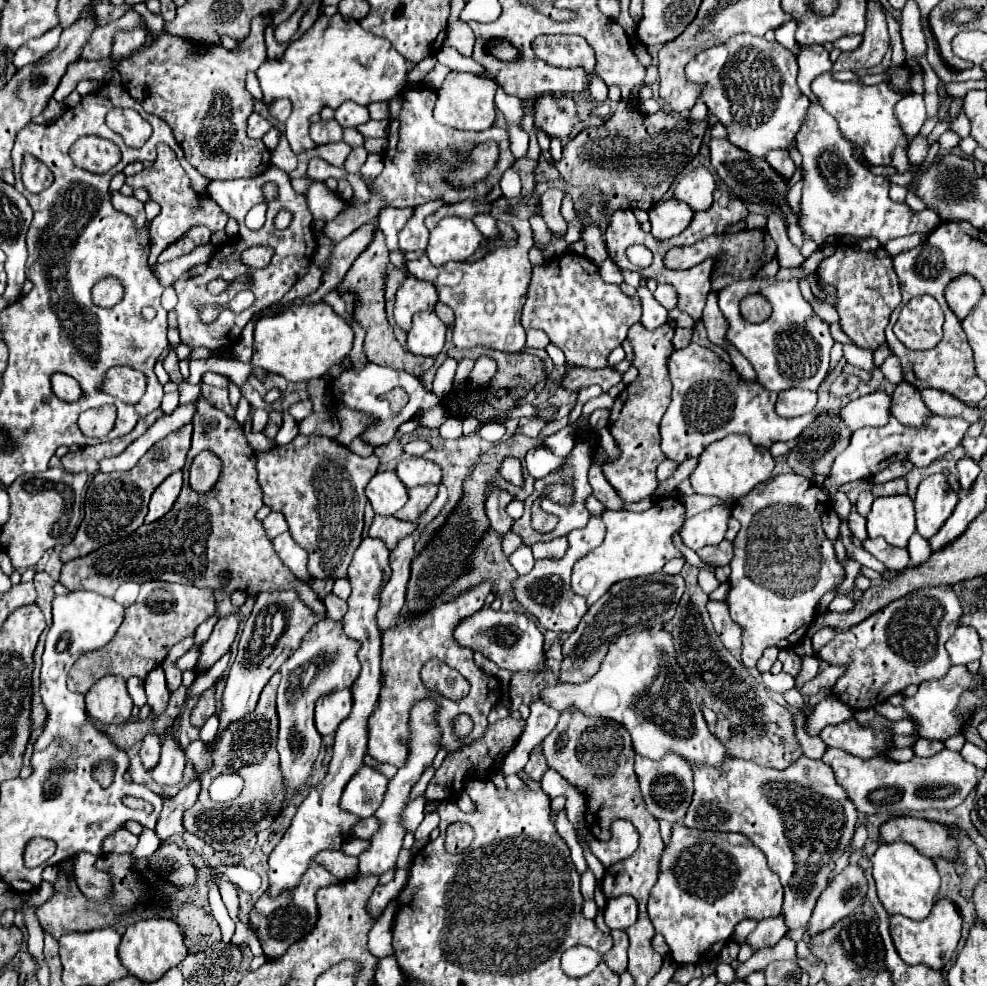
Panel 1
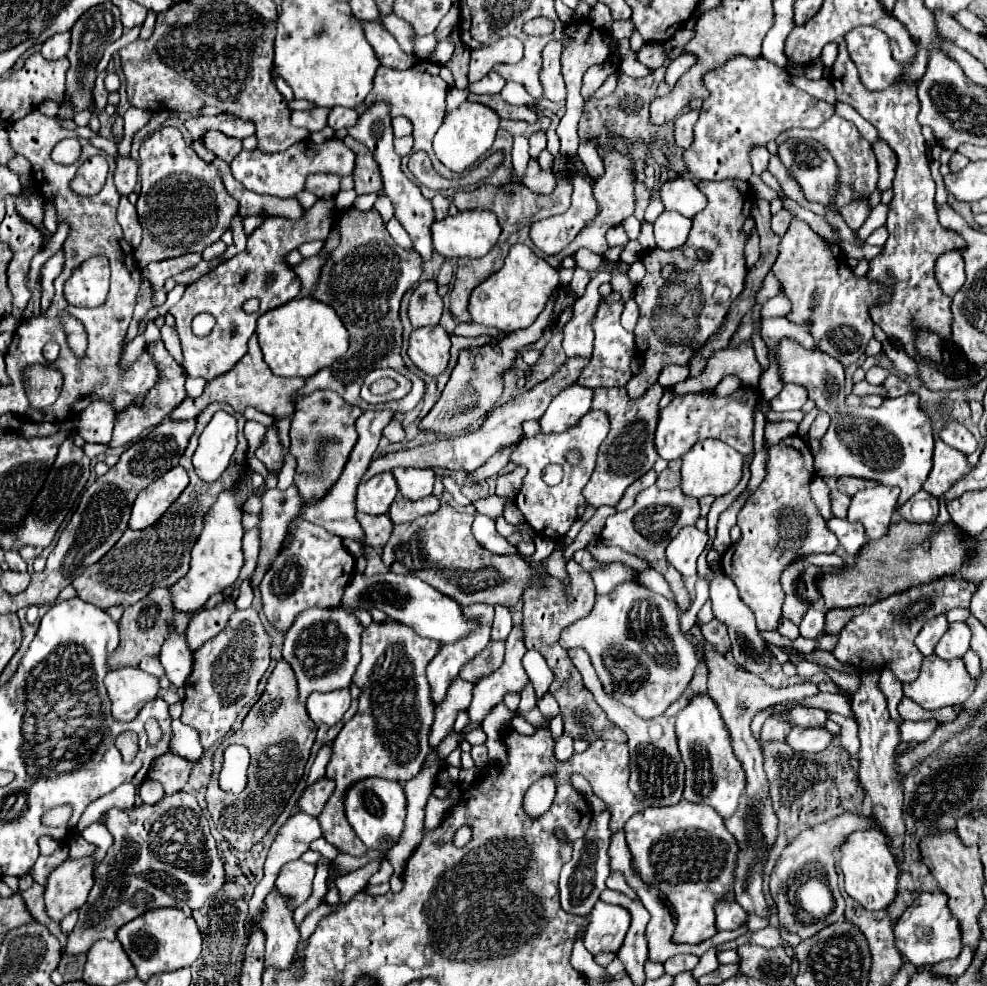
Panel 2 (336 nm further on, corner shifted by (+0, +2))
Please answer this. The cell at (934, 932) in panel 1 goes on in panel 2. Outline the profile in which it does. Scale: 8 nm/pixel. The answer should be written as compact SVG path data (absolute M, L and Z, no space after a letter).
M944 892L920 894L916 904L898 920L894 928L894 942L902 958L912 962L916 968L932 966L940 960L956 958L962 950L962 944L960 944L958 922L950 914L950 908L948 908L948 896Z

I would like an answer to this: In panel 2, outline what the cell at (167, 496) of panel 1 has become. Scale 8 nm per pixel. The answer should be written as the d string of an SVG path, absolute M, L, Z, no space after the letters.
M176 466L164 476L160 476L156 482L152 482L146 490L138 494L128 528L142 530L152 526L186 486L188 486L188 474L182 466Z

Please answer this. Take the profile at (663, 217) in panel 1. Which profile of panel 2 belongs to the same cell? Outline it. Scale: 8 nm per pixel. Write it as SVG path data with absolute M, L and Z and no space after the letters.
M662 212L654 222L656 246L662 250L680 248L688 238L690 226L692 226L690 218L684 218L682 214L676 212Z

